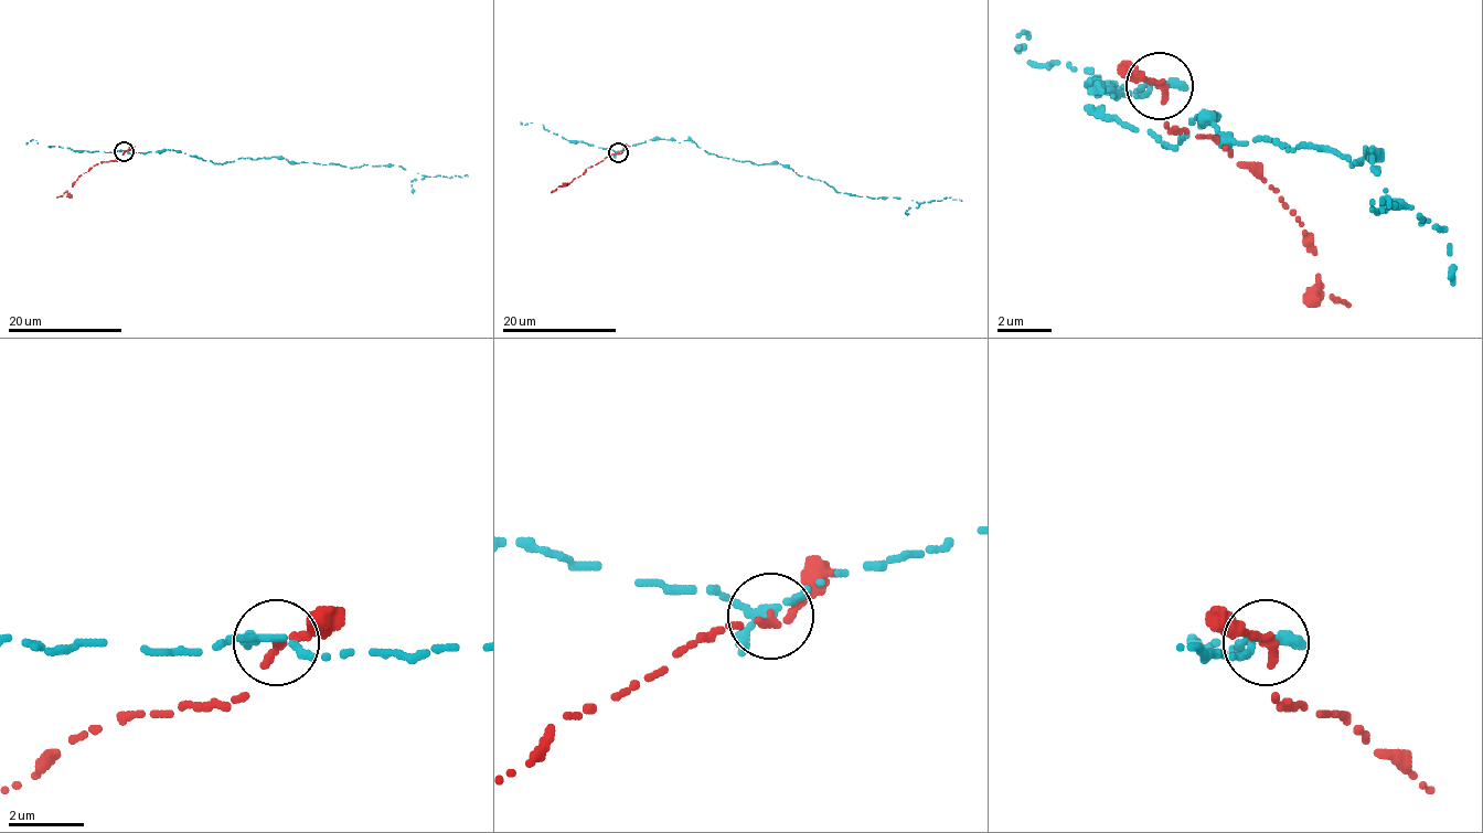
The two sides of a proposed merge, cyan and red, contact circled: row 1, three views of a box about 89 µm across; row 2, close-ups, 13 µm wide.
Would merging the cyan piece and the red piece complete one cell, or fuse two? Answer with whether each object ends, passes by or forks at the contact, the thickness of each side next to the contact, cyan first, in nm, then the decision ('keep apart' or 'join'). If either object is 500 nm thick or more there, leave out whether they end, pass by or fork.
cyan forks there; red ends there; 190 nm thick on the cyan side, 280 nm on the other; keep apart

